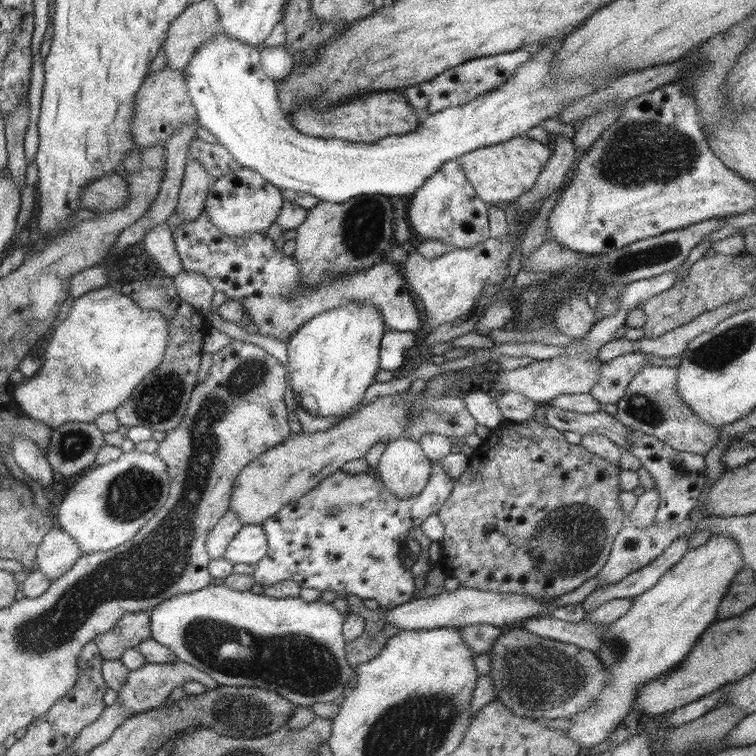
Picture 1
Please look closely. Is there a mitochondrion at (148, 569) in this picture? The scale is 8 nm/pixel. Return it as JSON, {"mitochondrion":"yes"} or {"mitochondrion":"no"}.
{"mitochondrion":"yes"}

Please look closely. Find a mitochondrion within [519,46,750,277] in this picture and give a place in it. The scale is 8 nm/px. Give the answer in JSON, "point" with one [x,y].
{"point":[635,155]}

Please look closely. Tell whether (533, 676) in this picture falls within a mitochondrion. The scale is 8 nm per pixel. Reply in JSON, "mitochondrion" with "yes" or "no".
{"mitochondrion":"yes"}

